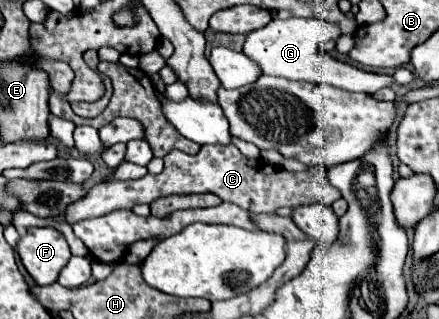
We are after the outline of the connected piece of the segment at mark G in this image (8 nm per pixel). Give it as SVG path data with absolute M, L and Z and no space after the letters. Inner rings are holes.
M300 17L272 19L266 27L260 27L246 35L242 53L248 55L260 67L262 75L274 75L274 77L284 77L292 81L326 83L326 85L346 89L346 91L366 91L370 95L382 87L396 87L396 81L392 75L368 73L354 65L338 61L334 57L326 57L320 51L320 45L330 39L336 41L338 37L340 37L340 29L320 19L300 19Z

